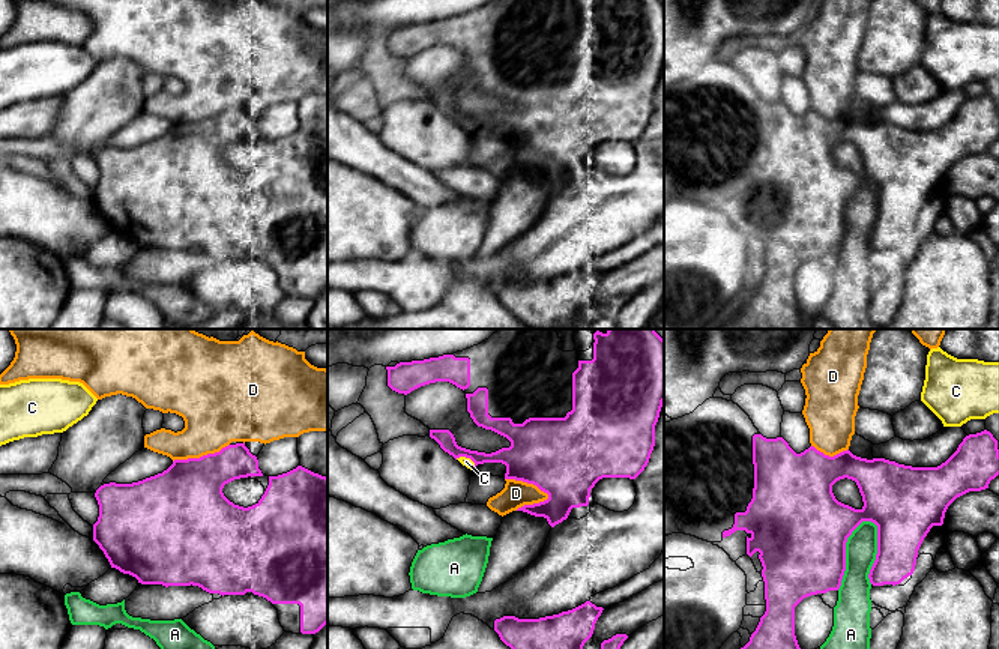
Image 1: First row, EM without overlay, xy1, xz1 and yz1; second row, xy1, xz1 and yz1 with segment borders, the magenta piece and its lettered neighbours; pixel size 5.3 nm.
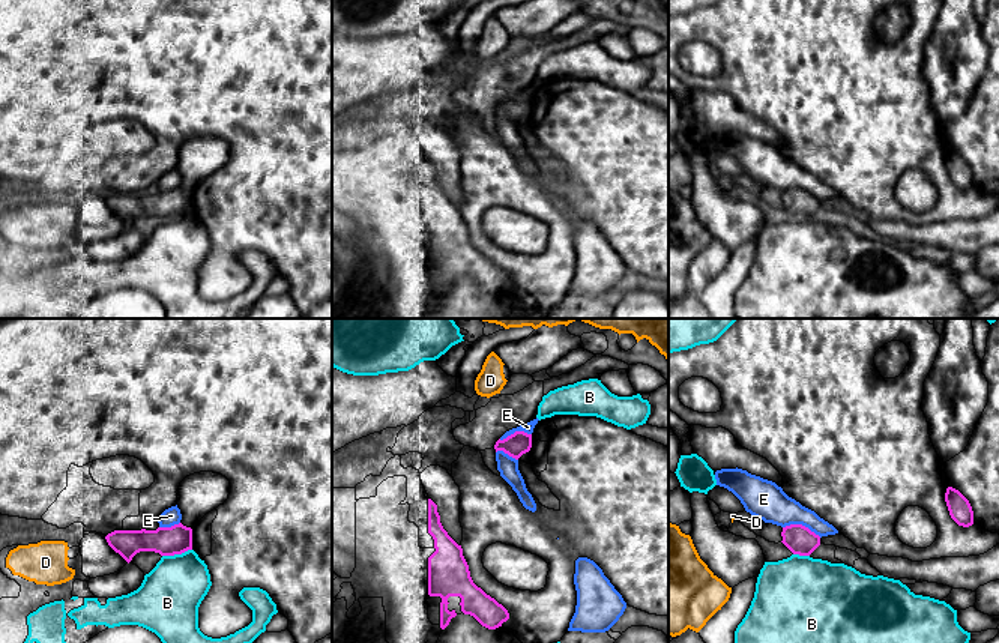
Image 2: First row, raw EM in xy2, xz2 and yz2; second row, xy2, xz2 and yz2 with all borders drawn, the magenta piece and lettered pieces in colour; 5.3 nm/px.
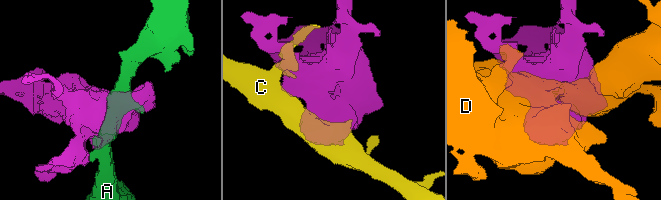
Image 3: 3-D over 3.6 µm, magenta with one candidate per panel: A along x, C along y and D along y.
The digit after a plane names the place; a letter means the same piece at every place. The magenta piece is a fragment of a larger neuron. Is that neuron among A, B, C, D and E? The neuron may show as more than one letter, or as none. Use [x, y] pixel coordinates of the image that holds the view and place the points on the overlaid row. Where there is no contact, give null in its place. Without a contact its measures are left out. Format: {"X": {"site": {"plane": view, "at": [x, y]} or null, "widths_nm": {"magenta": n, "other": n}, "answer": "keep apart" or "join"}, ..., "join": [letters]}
{"A": {"site": {"plane": "yz1", "at": [845, 550]}, "widths_nm": {"magenta": 480, "other": 180}, "answer": "keep apart"}, "B": {"site": {"plane": "xy2", "at": [176, 553]}, "widths_nm": {"magenta": 160, "other": 340}, "answer": "keep apart"}, "C": {"site": {"plane": "xz1", "at": [466, 457]}, "widths_nm": {"magenta": 120, "other": 50}, "answer": "keep apart"}, "D": {"site": {"plane": "xz1", "at": [528, 482]}, "widths_nm": {"magenta": 440, "other": 140}, "answer": "join"}, "E": {"site": {"plane": "yz2", "at": [801, 525]}, "widths_nm": {"magenta": 160, "other": 200}, "answer": "keep apart"}, "join": ["D"]}

